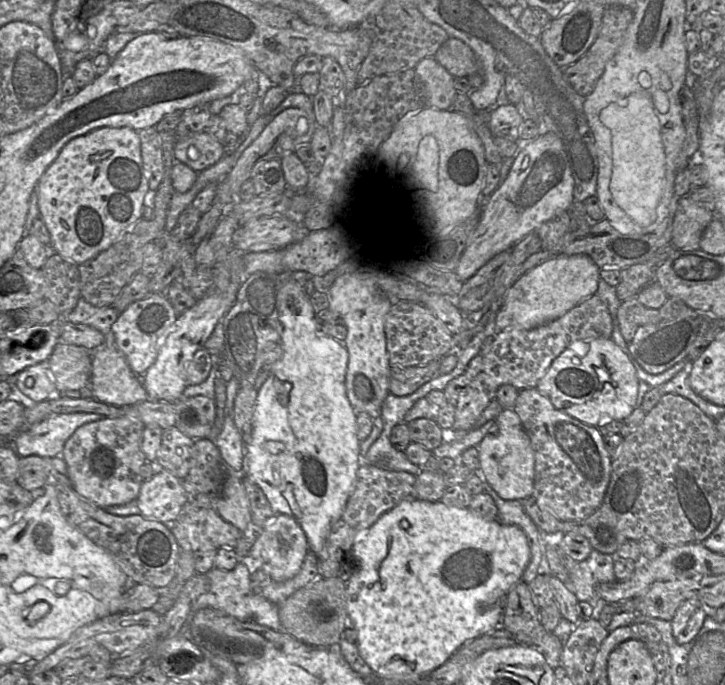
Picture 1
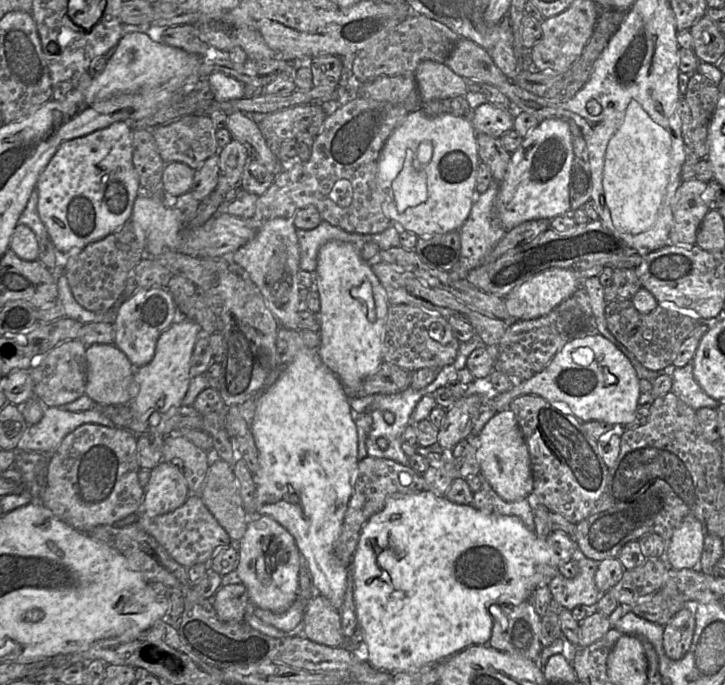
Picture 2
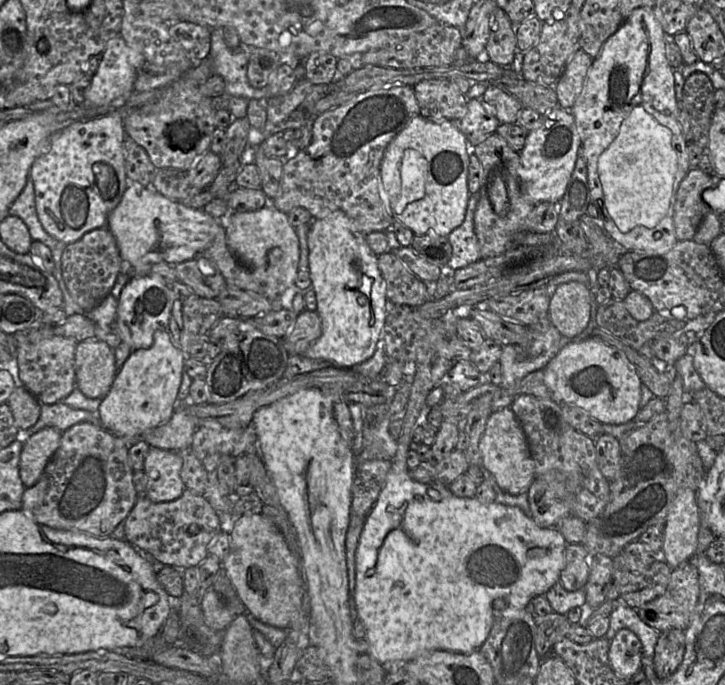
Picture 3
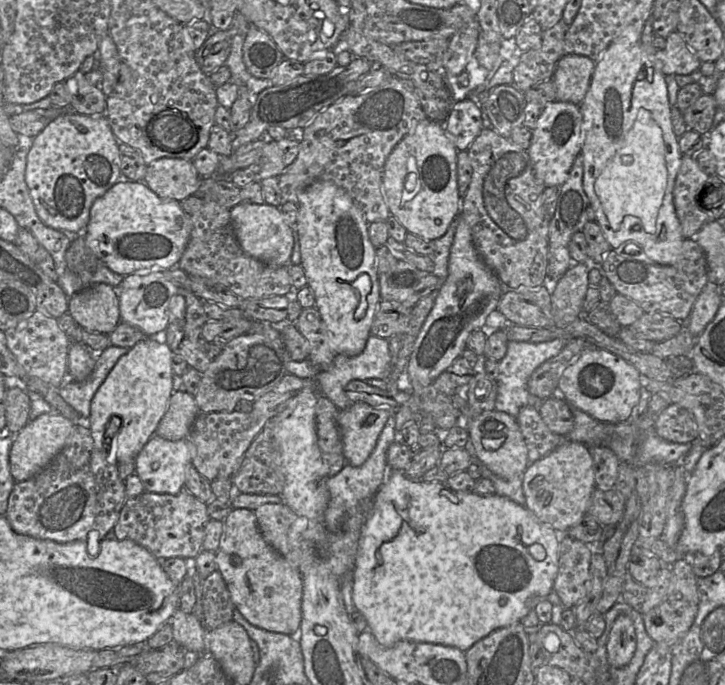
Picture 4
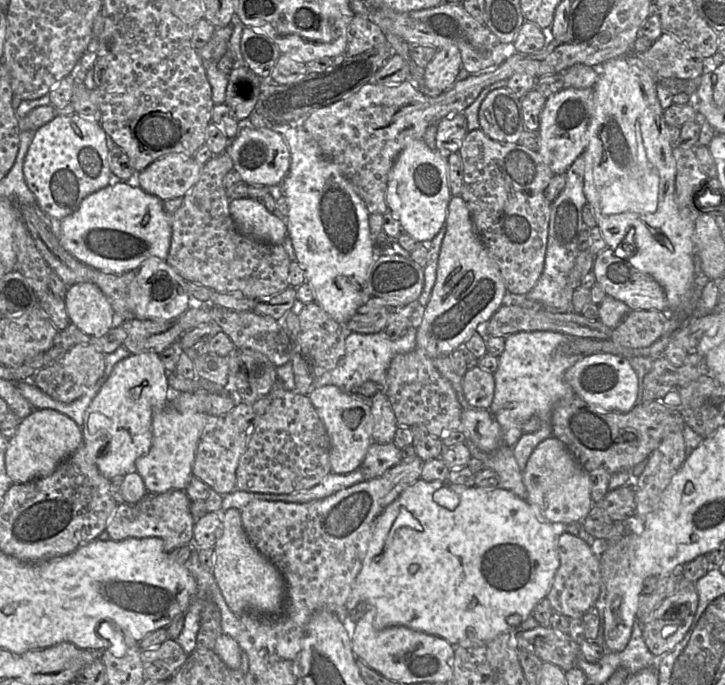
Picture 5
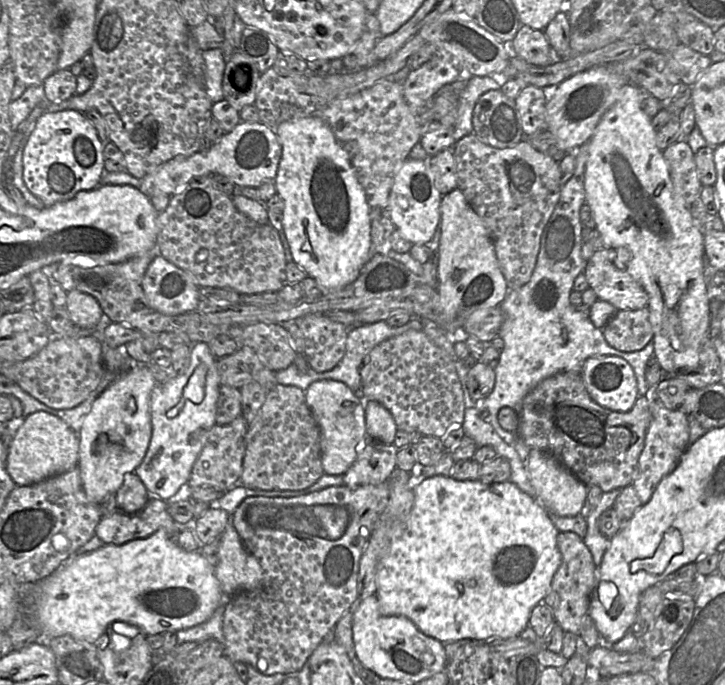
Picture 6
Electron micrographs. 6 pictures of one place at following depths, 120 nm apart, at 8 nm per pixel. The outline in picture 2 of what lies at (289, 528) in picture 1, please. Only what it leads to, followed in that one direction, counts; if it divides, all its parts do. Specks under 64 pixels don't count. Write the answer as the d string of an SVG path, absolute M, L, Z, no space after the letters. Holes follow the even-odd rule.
M260 515L248 523L243 538L237 544L238 563L235 568L241 583L246 587L249 601L256 607L274 613L285 612L298 596L300 551L292 535L274 518Z

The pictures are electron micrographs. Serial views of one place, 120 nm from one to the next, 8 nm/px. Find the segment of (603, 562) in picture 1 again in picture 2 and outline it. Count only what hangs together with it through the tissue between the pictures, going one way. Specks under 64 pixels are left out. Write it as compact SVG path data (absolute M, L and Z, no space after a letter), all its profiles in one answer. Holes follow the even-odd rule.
M578 552L574 559L579 566L575 577L566 578L558 573L548 583L553 603L570 611L578 605L597 604L601 595L595 584L595 574L600 561L590 559L581 552Z

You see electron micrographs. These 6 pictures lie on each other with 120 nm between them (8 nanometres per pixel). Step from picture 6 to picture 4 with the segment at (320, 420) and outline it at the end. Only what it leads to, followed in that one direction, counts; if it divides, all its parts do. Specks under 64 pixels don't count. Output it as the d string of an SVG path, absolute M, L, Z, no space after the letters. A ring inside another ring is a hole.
M354 403L345 410L339 410L336 421L346 464L359 467L365 463L391 414L386 409L365 403Z

